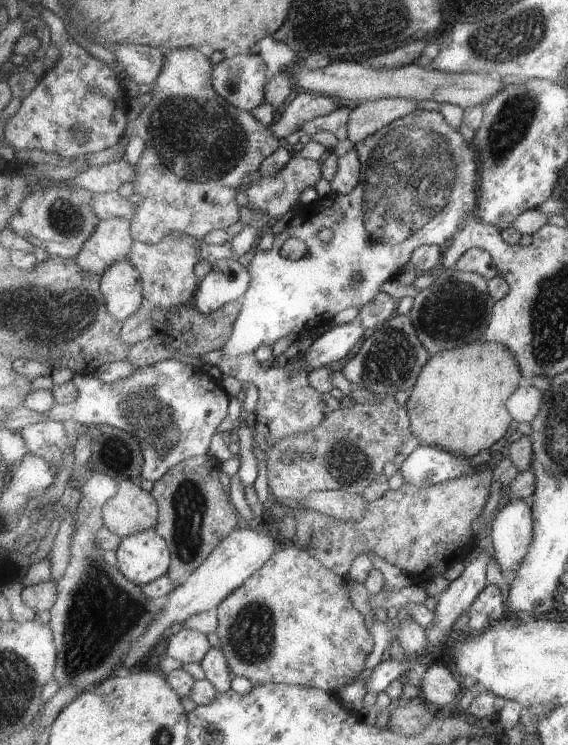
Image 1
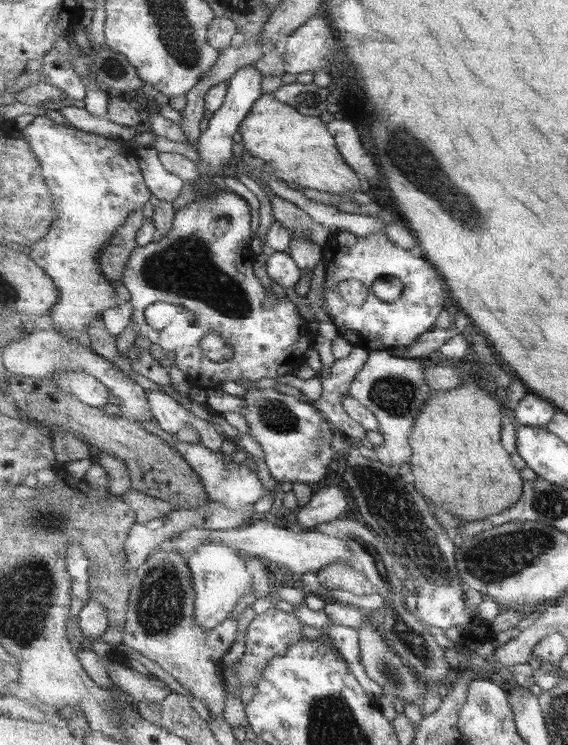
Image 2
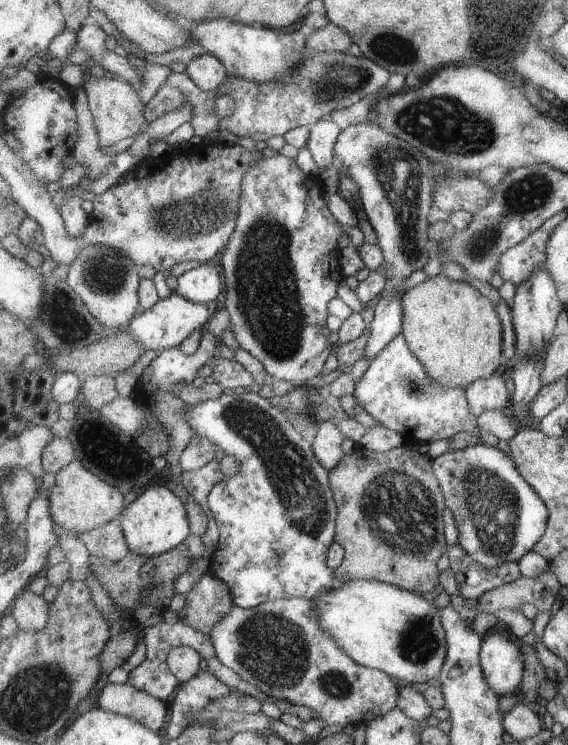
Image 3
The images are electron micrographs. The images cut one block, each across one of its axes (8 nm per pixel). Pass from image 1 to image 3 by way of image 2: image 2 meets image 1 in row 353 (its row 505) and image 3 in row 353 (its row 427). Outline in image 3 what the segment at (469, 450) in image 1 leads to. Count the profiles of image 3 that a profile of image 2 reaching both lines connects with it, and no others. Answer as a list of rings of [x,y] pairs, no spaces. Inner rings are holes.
[[[438,274],[405,291],[403,304],[405,304],[405,320],[402,333],[410,349],[423,363],[423,368],[431,380],[447,388],[467,390],[475,381],[495,375],[501,366],[503,356],[501,350],[503,324],[495,304],[486,295],[465,282],[451,282],[445,275]]]

